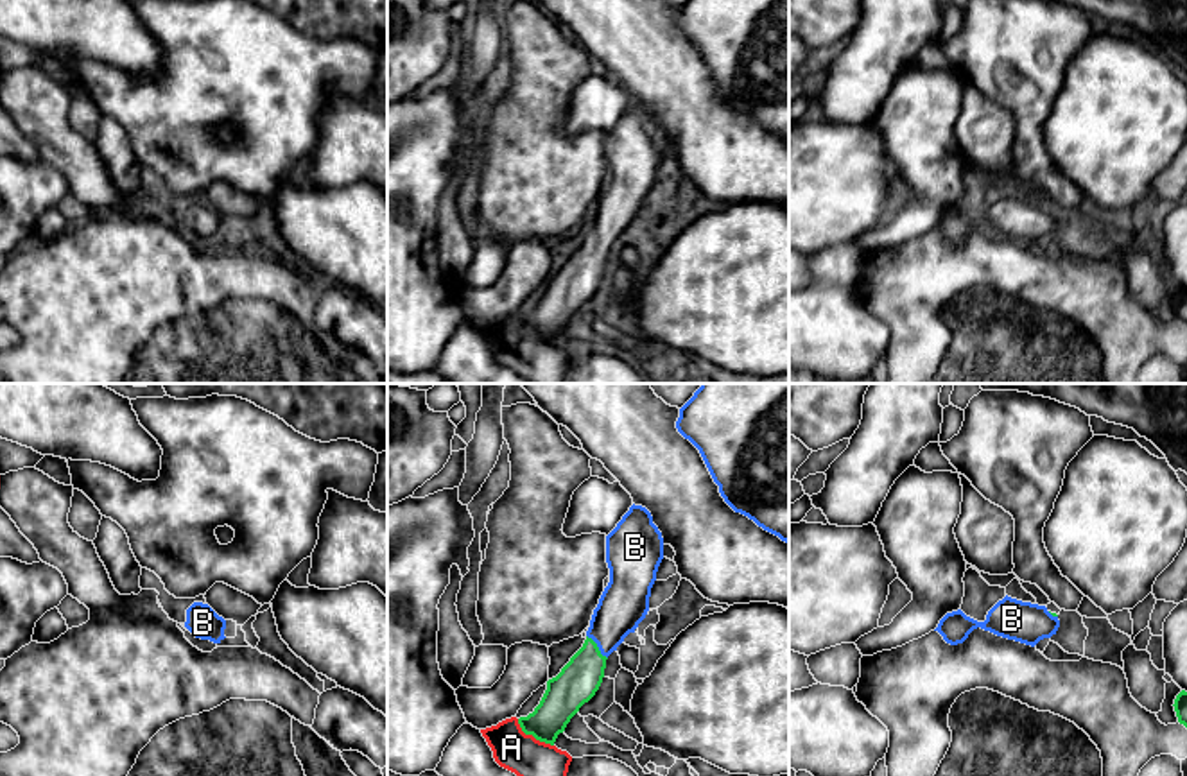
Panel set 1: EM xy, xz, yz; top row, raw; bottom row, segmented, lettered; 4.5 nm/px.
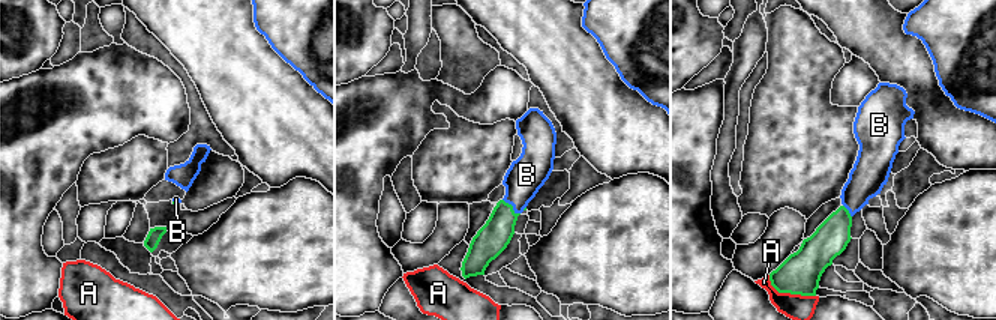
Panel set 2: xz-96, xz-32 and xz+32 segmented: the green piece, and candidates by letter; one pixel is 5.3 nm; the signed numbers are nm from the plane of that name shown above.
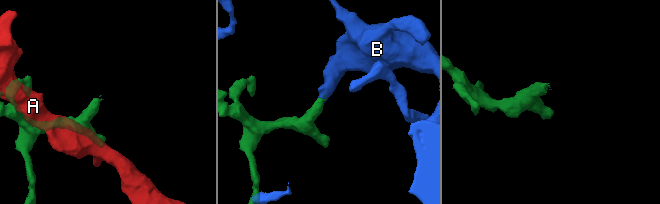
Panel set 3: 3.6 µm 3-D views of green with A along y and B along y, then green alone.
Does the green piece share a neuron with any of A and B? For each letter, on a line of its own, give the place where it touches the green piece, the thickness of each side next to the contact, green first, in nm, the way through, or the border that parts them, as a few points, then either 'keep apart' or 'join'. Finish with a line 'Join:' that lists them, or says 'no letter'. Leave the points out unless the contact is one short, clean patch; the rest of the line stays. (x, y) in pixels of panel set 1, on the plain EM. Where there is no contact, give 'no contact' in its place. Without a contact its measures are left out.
A: contact xz (533, 334); calibres 180 and 200 nm; border xz (517, 318), (526, 332), (553, 344); keep apart
B: contact xz (597, 246); calibres 190 and 220 nm; way xz (578, 280), (597, 246), (624, 201); join
Join: B

